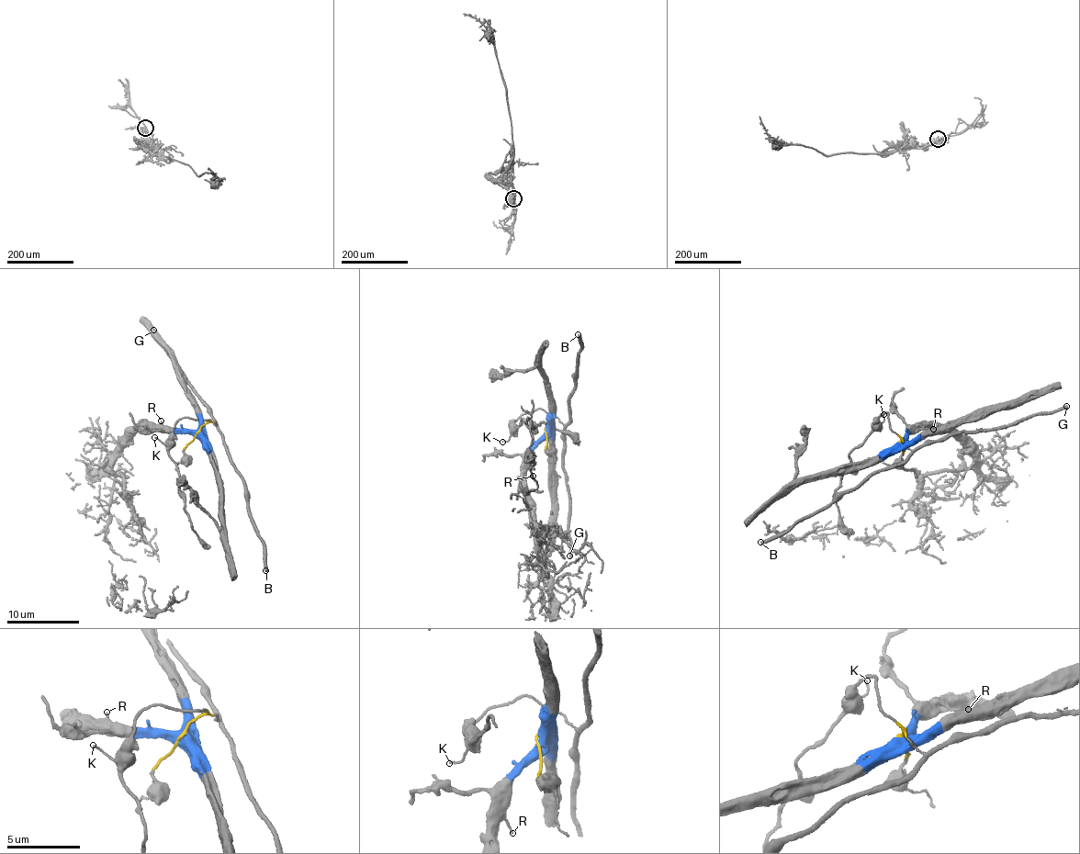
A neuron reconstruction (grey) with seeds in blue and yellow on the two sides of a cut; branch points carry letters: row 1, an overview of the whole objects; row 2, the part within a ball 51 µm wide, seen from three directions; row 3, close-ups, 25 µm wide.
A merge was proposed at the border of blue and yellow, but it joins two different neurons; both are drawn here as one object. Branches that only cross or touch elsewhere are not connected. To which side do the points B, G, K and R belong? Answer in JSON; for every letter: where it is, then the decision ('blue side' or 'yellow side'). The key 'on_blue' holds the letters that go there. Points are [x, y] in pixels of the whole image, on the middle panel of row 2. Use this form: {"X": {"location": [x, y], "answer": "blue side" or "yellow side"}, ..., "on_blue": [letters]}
{"B": {"location": [578, 334], "answer": "yellow side"}, "G": {"location": [569, 556], "answer": "yellow side"}, "K": {"location": [502, 442], "answer": "yellow side"}, "R": {"location": [533, 476], "answer": "blue side"}, "on_blue": ["R"]}

